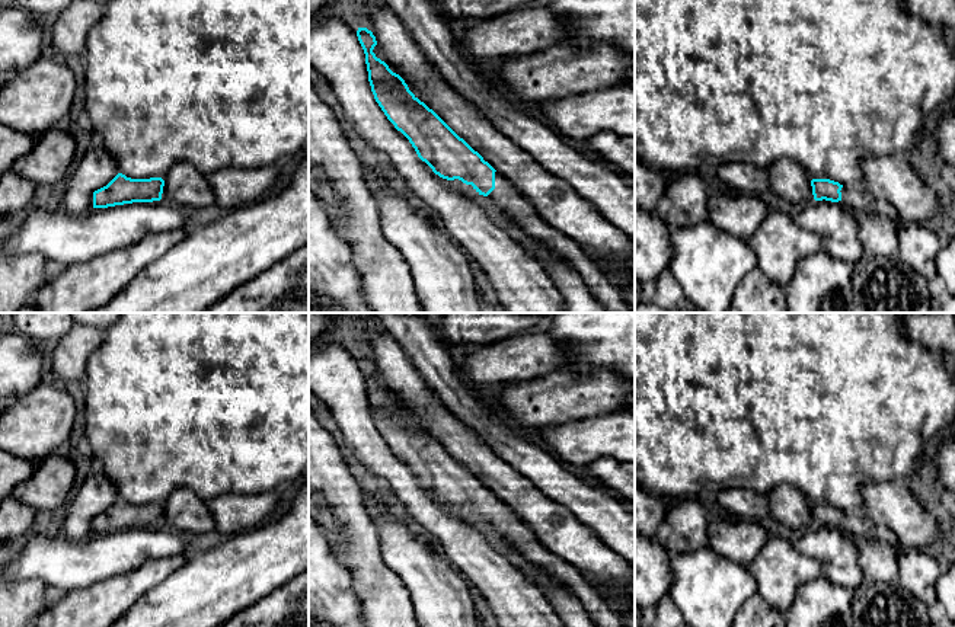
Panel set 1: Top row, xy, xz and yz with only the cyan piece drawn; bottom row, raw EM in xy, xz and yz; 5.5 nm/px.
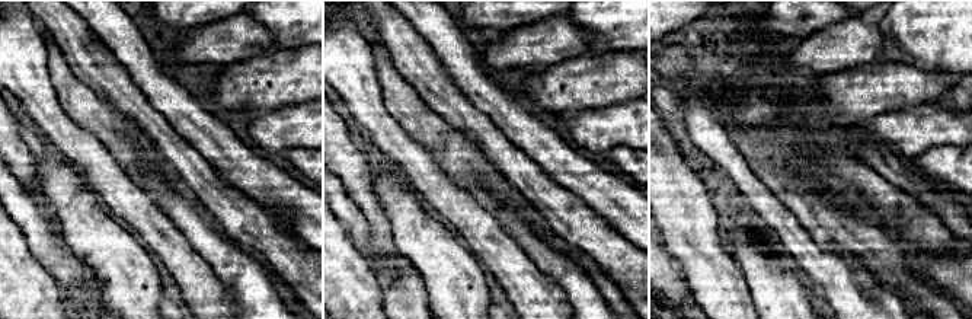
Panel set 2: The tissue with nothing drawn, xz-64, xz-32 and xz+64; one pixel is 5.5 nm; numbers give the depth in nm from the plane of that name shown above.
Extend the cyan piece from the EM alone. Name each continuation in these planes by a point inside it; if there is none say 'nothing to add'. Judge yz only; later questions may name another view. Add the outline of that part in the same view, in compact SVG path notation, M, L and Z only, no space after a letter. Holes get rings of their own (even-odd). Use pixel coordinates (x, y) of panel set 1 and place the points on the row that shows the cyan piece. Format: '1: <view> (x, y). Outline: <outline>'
1: yz (847, 195). Outline: M841 188L841 201L843 202L855 202L855 198L857 196L857 192L855 192L855 191L850 191L850 189L847 189L847 188Z

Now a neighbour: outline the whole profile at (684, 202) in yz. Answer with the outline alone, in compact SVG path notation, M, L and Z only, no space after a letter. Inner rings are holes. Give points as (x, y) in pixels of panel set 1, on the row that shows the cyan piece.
M692 170L667 182L655 212L673 233L708 220L708 201L706 183L696 170Z

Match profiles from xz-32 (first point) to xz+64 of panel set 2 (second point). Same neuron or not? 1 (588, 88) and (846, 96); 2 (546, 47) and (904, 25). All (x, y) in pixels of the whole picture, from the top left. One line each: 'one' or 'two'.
1: one
2: two

